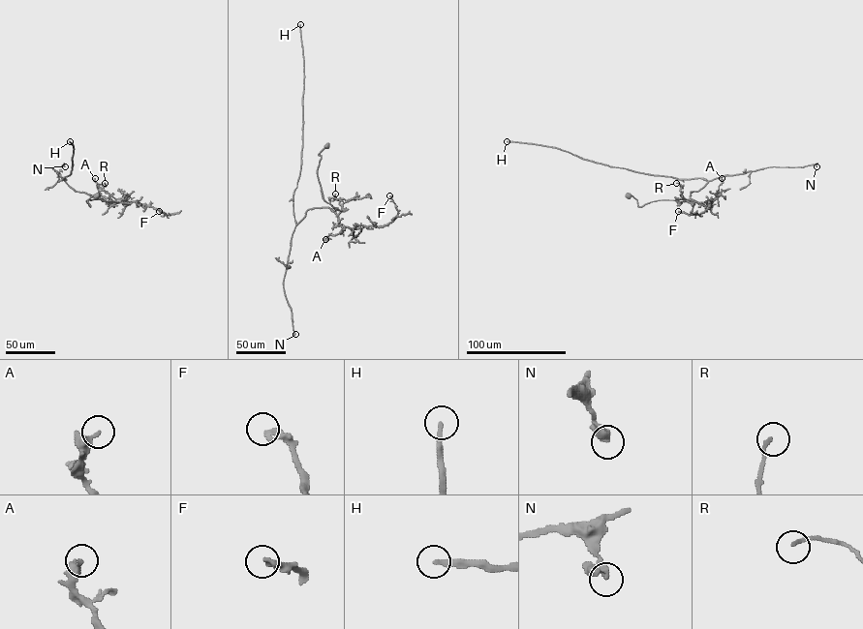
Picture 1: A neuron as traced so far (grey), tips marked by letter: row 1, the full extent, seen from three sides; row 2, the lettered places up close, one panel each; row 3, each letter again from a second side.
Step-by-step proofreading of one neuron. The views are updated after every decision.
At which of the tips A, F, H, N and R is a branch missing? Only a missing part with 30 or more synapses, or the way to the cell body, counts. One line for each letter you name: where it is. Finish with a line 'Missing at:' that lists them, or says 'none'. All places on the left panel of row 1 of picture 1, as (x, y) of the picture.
H: (70, 141)
Missing at: H

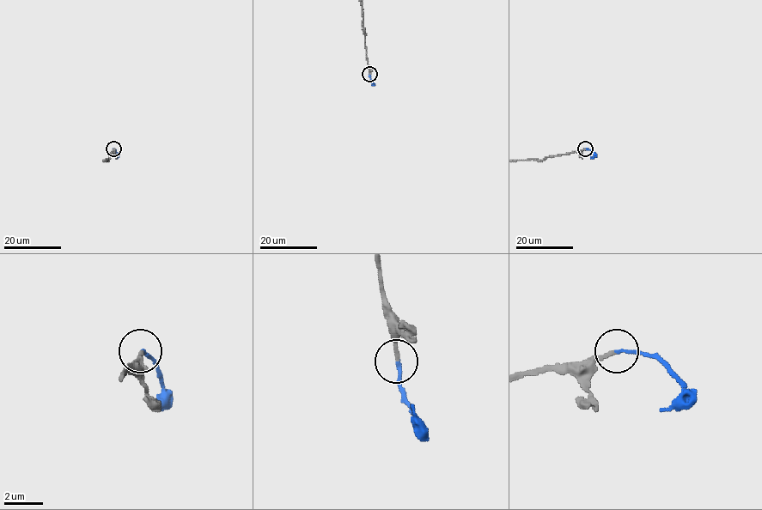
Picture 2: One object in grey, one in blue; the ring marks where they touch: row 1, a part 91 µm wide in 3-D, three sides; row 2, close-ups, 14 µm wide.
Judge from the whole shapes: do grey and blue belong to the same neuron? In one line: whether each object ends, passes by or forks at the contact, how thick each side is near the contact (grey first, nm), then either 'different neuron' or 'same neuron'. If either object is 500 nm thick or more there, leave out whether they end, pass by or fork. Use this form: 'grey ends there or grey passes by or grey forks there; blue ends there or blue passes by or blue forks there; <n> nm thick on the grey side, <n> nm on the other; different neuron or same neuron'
grey ends there; blue ends there; 190 nm thick on the grey side, 150 nm on the other; same neuron

